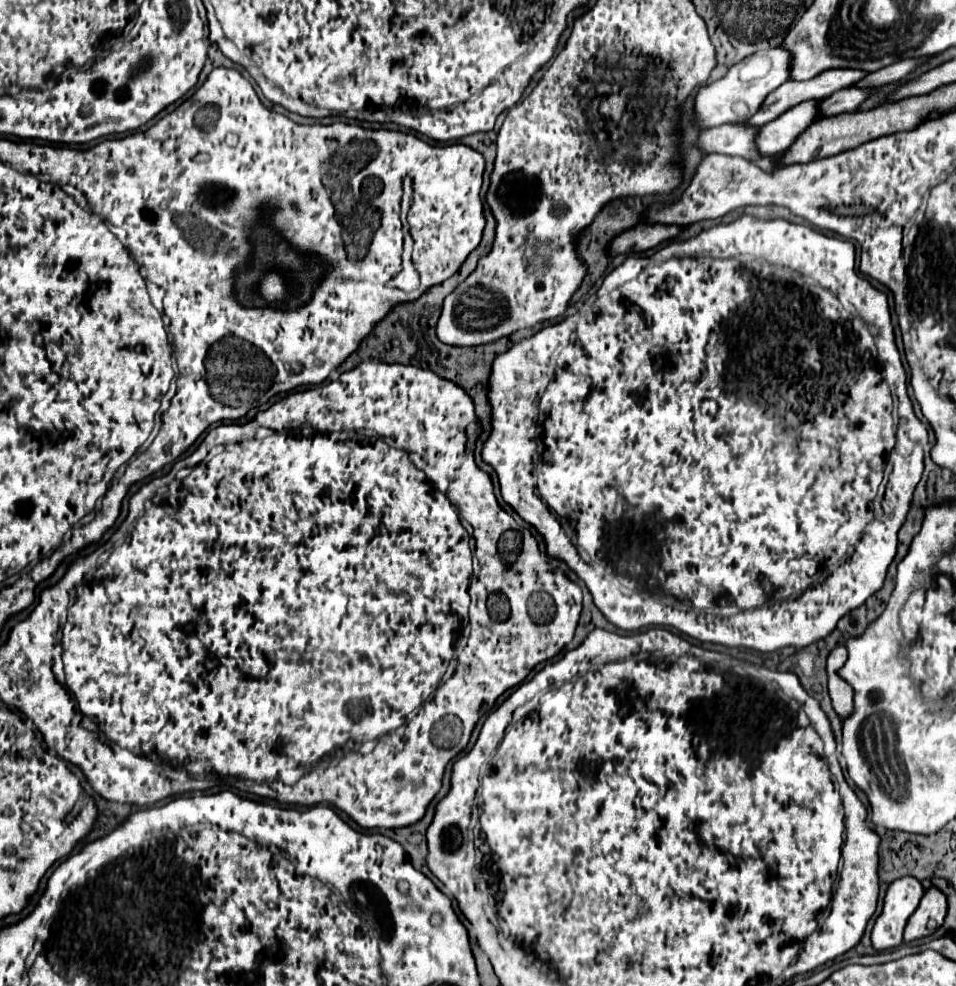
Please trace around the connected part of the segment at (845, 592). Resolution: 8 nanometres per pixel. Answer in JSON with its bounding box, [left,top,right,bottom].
[481,215,927,653]

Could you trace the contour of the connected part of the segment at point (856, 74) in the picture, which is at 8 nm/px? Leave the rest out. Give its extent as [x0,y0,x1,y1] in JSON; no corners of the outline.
[745,69,867,127]

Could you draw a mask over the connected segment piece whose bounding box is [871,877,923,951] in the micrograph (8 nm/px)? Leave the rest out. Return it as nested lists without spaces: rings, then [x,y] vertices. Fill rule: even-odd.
[[[901,877],[893,881],[883,899],[883,911],[871,931],[875,951],[893,949],[903,943],[903,929],[909,915],[917,909],[923,897],[923,887],[915,877]]]

